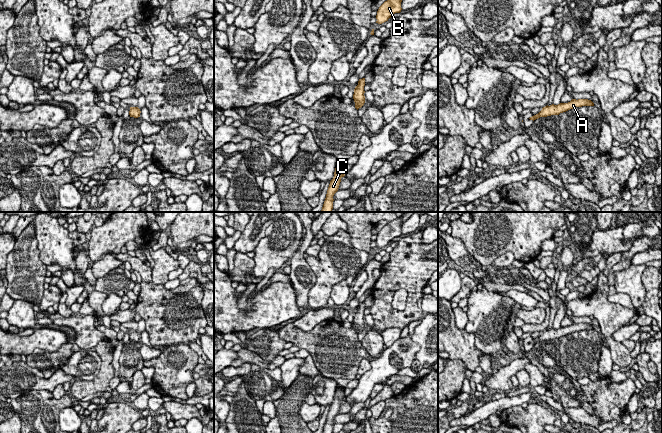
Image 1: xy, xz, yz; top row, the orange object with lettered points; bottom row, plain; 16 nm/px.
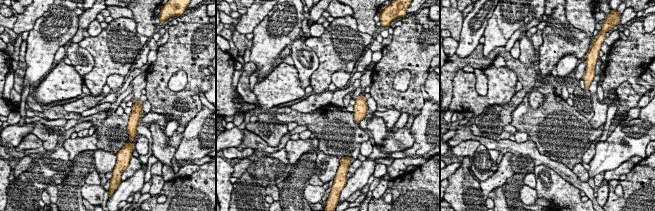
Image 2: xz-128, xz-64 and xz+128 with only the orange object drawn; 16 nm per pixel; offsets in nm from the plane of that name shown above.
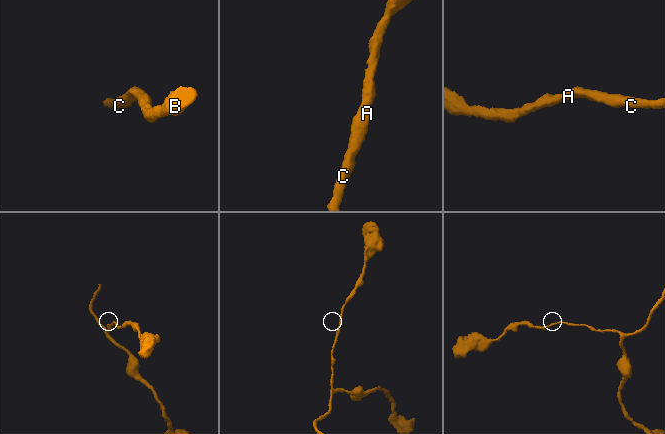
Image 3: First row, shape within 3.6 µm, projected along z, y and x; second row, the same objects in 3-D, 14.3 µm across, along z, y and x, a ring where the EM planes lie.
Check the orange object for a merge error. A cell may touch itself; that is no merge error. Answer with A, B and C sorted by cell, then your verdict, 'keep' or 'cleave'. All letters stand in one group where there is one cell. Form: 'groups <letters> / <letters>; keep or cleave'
groups A B C; keep

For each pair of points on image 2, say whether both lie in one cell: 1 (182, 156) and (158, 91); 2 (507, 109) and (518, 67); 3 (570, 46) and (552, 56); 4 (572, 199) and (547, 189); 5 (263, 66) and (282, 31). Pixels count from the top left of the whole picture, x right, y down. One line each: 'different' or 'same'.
1: different
2: same
3: same
4: same
5: same

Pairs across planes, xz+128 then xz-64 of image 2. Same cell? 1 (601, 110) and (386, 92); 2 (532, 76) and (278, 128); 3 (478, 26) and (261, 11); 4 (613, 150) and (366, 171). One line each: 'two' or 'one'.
1: two
2: one
3: one
4: one

